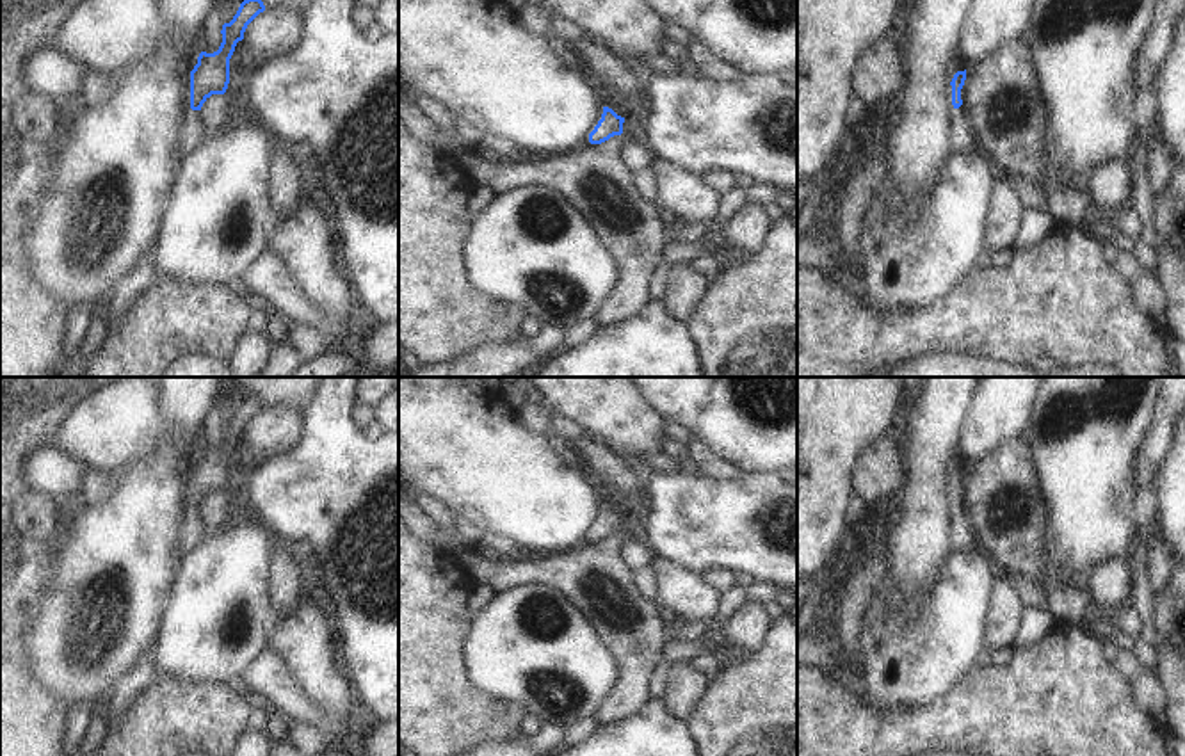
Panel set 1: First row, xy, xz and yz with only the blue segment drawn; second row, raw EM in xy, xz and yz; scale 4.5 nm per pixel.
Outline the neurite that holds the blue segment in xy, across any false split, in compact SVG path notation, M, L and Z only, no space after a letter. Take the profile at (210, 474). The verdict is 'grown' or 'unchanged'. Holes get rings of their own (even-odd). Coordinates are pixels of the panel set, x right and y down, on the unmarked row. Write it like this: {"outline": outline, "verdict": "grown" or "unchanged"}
{"outline": "M260 397L244 398L233 418L222 423L219 448L199 452L198 462L190 470L190 486L187 487L187 516L181 532L181 551L185 555L206 541L199 509L212 493L226 491L230 482L230 457L235 445L244 438L247 423L263 409L265 404Z", "verdict": "grown"}

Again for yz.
{"outline": "M966 468L957 470L950 480L952 484L952 503L954 503L954 512L952 512L952 548L955 553L970 553L973 548L980 546L977 534L970 523L970 516L963 509L963 500L966 495Z", "verdict": "grown"}

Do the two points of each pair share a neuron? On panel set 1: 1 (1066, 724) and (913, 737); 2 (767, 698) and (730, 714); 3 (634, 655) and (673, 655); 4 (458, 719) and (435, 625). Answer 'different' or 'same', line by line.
1: same
2: same
3: different
4: same

